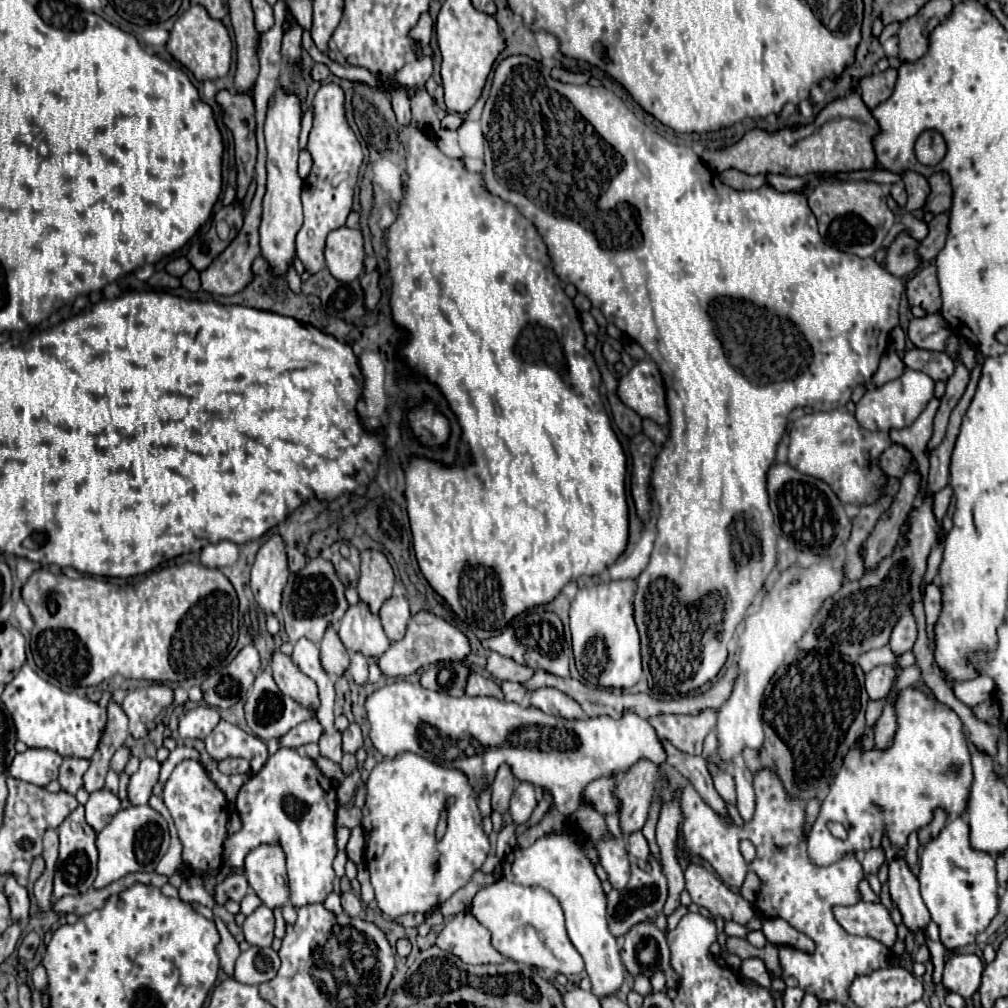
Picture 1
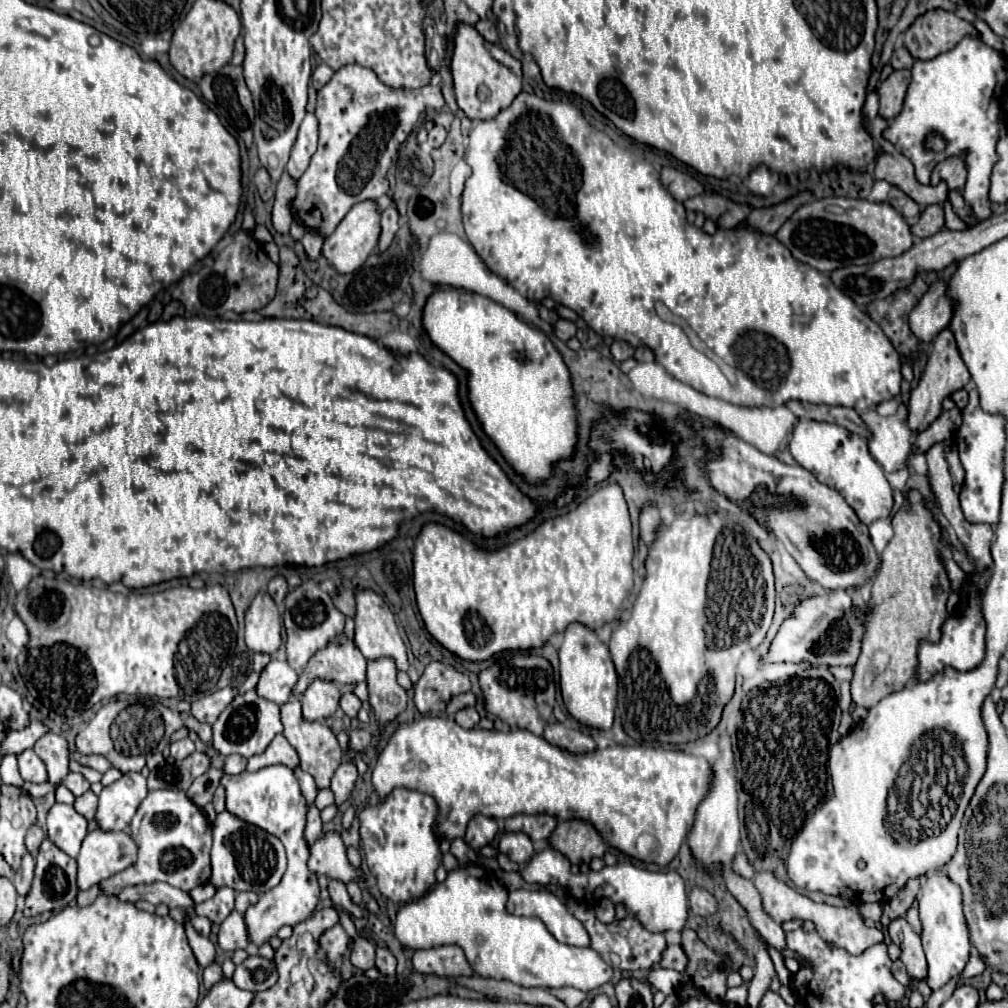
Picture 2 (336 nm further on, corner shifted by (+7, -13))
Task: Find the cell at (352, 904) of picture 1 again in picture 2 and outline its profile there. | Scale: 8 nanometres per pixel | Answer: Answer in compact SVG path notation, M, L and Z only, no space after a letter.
M337 923L335 927L327 929L321 939L319 939L319 947L325 951L325 961L331 967L337 967L341 957L345 955L347 947L349 947L349 935L345 933L345 929Z

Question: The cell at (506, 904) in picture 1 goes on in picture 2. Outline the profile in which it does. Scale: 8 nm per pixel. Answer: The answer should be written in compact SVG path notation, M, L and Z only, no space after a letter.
M459 865L447 873L443 883L433 885L423 897L403 905L395 919L395 937L411 949L431 949L441 945L459 945L473 971L481 977L507 979L521 987L575 987L581 991L597 989L611 981L613 969L591 947L569 947L559 943L539 917L517 917L505 911L507 889L479 865Z

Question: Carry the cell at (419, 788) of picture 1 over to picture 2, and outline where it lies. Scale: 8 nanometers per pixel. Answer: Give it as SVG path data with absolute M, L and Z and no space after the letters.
M395 789L383 803L363 809L359 819L365 861L377 879L379 891L395 903L409 903L423 895L435 883L435 869L441 865L439 837L431 831L435 801L419 791Z

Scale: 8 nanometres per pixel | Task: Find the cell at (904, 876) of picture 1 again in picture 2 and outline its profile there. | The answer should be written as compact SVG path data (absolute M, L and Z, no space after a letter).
M895 919L889 925L889 935L895 945L901 947L901 961L907 967L911 979L925 979L927 977L927 961L921 947L921 937L911 929L911 925L903 919Z

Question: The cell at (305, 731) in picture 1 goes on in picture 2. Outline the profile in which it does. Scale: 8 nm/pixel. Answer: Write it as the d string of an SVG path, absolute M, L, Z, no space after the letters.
M275 735L275 739L269 743L269 747L265 749L265 753L255 755L247 761L247 771L259 771L261 767L267 765L287 765L291 769L295 769L299 765L299 755L293 749L293 745L283 737L283 735Z

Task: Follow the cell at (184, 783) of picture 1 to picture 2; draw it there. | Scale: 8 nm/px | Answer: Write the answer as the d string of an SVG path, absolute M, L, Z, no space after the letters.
M149 791L131 821L131 837L137 843L137 861L125 871L103 879L99 883L103 895L119 895L129 885L155 881L165 881L183 891L191 891L197 885L205 885L209 881L211 823L207 821L203 811L195 807L191 799L187 799L183 791Z

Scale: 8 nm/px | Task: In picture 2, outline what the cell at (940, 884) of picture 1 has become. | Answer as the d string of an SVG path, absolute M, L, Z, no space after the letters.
M935 871L925 877L917 897L917 905L919 905L921 925L923 925L923 935L921 935L923 949L927 953L927 963L929 963L927 983L935 991L935 989L941 989L949 979L961 975L969 959L971 941L969 941L967 923L963 919L961 891L955 883L951 883L949 877L941 875L941 871Z

